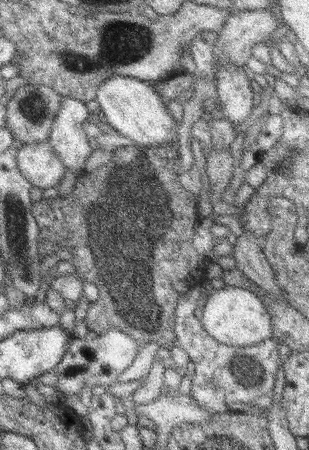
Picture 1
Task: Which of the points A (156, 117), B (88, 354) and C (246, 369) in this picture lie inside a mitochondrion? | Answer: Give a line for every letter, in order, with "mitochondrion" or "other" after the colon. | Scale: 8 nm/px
A: other
B: other
C: mitochondrion

